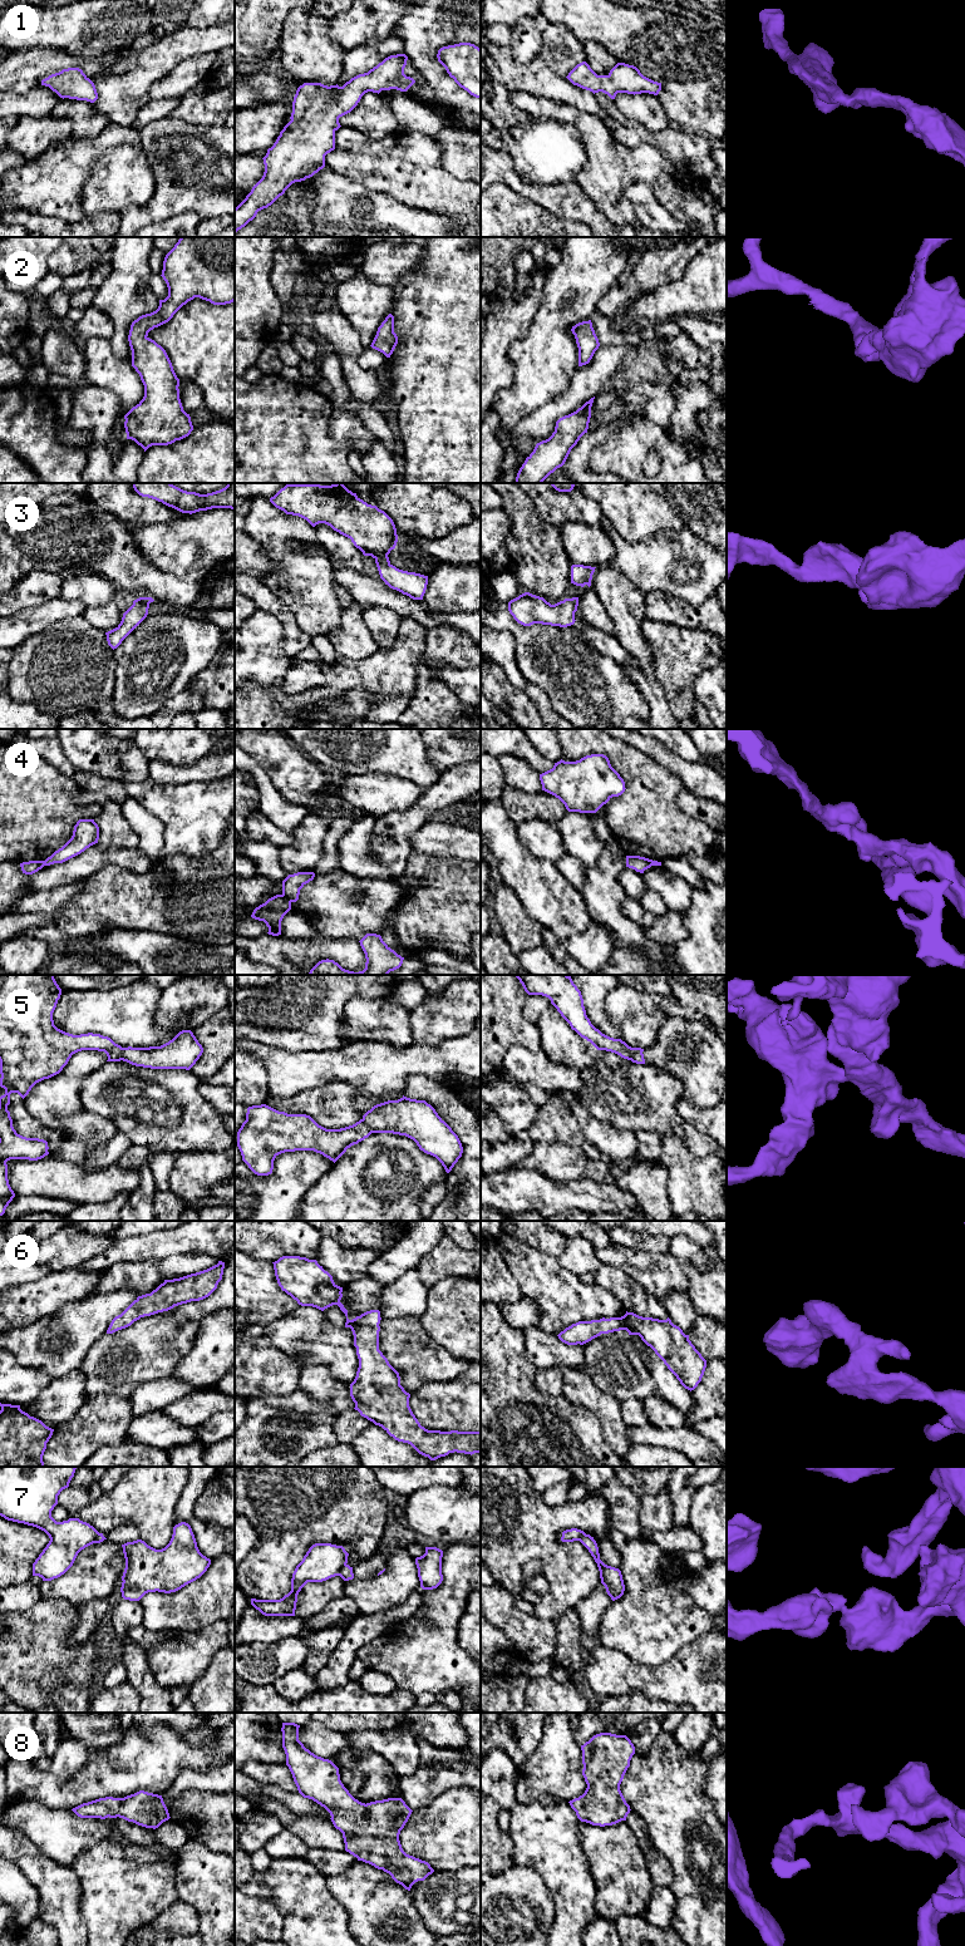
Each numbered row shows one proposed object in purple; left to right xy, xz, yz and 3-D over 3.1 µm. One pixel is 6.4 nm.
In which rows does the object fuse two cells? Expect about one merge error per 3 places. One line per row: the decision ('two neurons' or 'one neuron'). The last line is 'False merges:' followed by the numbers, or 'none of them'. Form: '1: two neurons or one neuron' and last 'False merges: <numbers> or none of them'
1: one neuron
2: one neuron
3: one neuron
4: two neurons
5: two neurons
6: one neuron
7: two neurons
8: one neuron
False merges: 4, 5, 7

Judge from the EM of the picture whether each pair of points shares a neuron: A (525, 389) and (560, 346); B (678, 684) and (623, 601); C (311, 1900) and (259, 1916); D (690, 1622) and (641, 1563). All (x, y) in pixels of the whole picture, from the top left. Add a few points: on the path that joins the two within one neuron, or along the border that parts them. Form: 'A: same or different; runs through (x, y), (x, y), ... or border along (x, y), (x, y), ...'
A: same; runs through (535, 379), (542, 372), (550, 356)
B: different; border along (644, 617), (641, 635), (648, 643), (653, 656)
C: different; border along (252, 1896), (276, 1903), (282, 1932)
D: same; runs through (675, 1607), (655, 1587), (653, 1579)

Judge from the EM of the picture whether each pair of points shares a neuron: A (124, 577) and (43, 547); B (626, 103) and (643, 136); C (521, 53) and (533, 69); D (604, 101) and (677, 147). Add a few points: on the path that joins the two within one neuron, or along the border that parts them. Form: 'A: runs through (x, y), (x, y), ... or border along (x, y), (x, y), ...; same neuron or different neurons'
A: runs through (122, 548), (122, 541), (112, 531), (72, 532); same neuron
B: border along (614, 101), (625, 116), (649, 131), (664, 128); different neurons
C: border along (510, 44), (518, 60), (530, 62), (537, 54); different neurons
D: runs through (620, 119), (634, 133), (658, 139); same neuron

